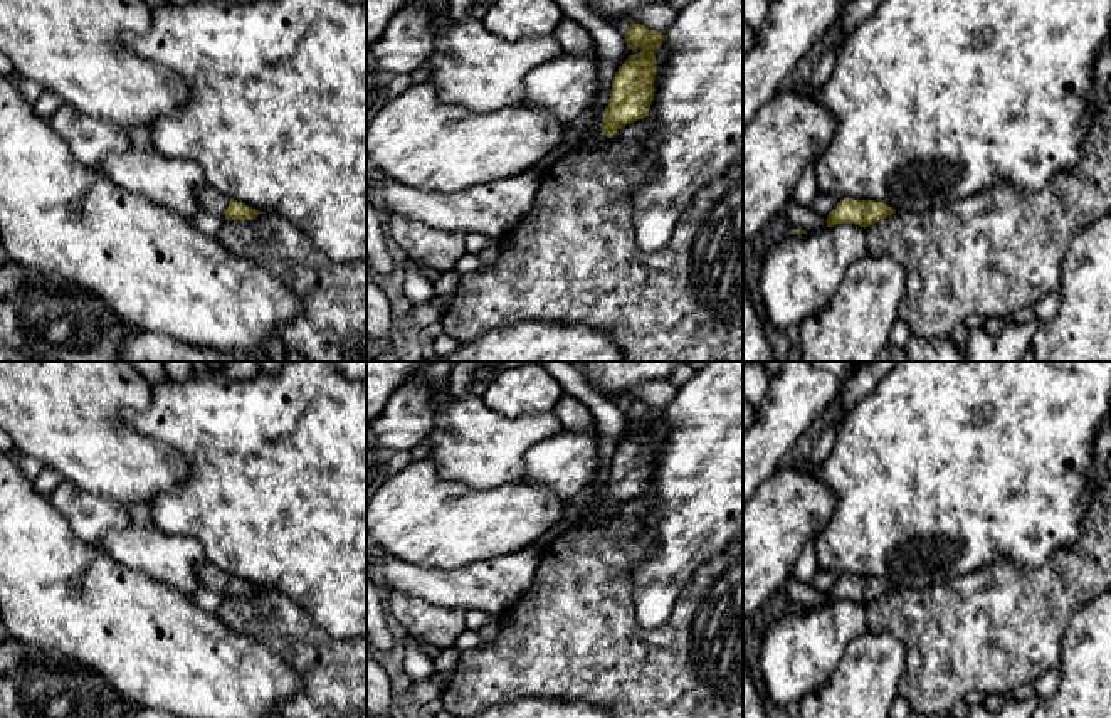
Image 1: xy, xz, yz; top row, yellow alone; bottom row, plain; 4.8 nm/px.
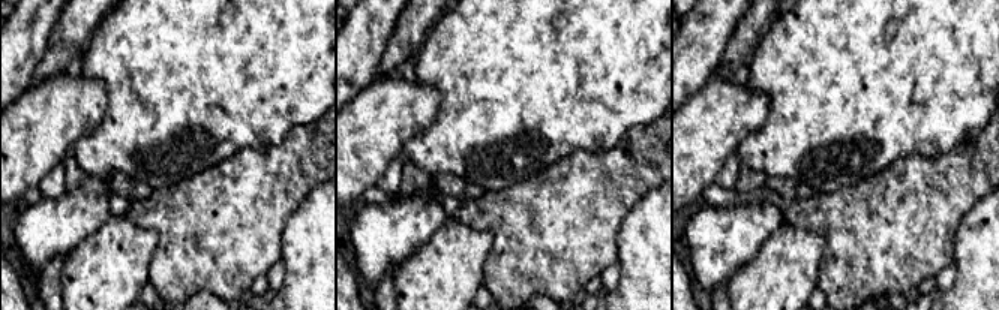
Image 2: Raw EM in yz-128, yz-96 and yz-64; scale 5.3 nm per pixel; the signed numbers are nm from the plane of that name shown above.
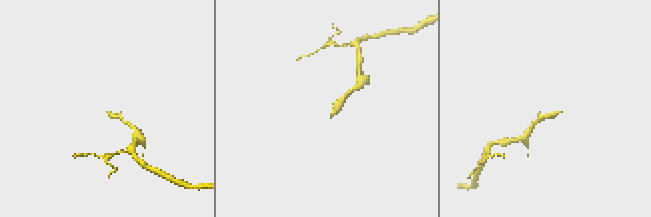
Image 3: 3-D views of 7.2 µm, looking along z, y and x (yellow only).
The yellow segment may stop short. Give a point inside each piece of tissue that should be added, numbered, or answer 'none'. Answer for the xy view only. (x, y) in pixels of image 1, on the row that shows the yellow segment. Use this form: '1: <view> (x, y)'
1: xy (210, 200)

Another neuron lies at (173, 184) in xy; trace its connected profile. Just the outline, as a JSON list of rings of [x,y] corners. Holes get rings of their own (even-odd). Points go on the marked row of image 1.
[[[131,148],[108,155],[103,161],[103,175],[131,193],[175,210],[190,222],[202,212],[198,192],[207,187],[207,180],[192,160]]]

